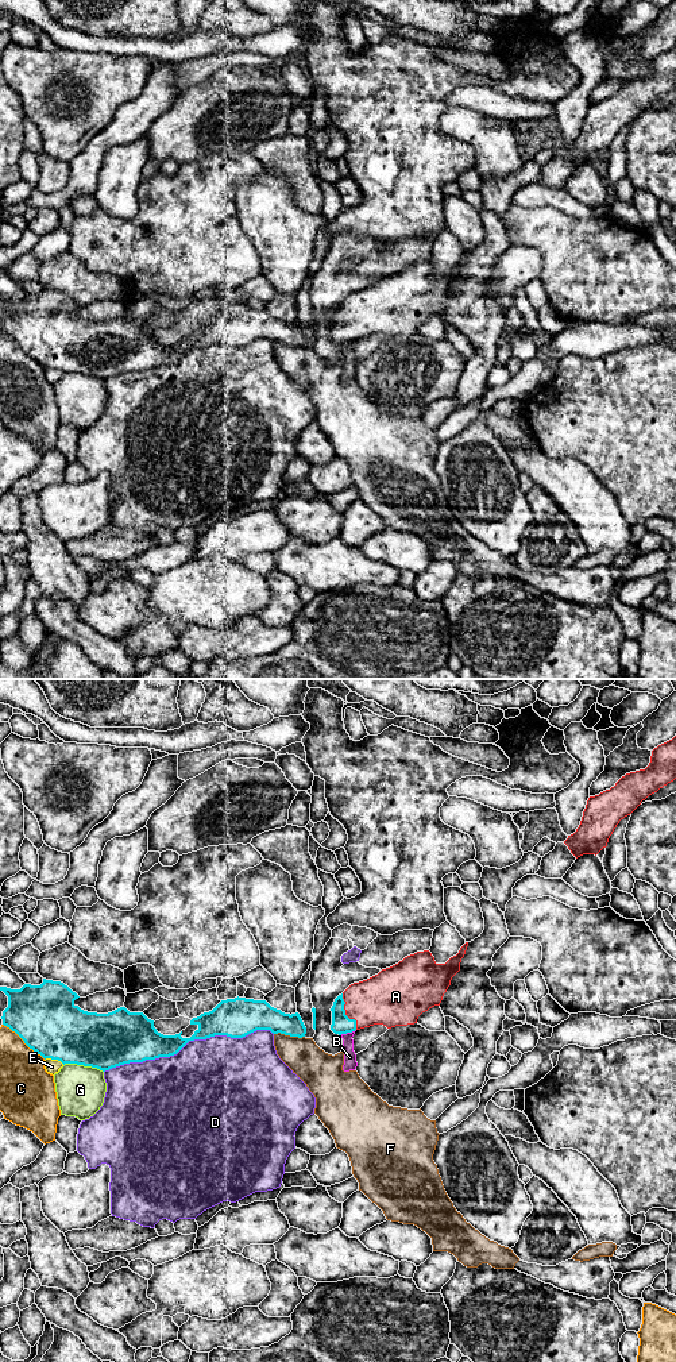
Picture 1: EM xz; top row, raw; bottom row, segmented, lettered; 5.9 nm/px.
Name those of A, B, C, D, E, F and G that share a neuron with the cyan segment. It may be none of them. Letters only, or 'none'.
A

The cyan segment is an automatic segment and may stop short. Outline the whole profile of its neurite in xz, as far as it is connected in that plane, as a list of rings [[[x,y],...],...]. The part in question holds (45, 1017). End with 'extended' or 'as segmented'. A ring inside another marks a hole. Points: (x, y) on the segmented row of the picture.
[[[43,979],[40,985],[24,984],[20,989],[0,987],[8,996],[8,1007],[3,1011],[3,1025],[15,1031],[24,1043],[45,1060],[58,1060],[65,1064],[77,1064],[97,1068],[103,1072],[130,1064],[170,1057],[177,1054],[189,1041],[206,1039],[215,1035],[243,1038],[256,1030],[270,1030],[273,1034],[285,1034],[302,1038],[306,1027],[298,1012],[285,1014],[271,1007],[266,1000],[235,998],[221,1000],[212,1011],[190,1020],[198,1029],[190,1038],[181,1034],[163,1035],[154,1027],[154,1020],[143,1012],[130,1012],[120,1007],[108,1014],[88,1012],[74,1004],[80,996],[61,981]]]; as segmented

